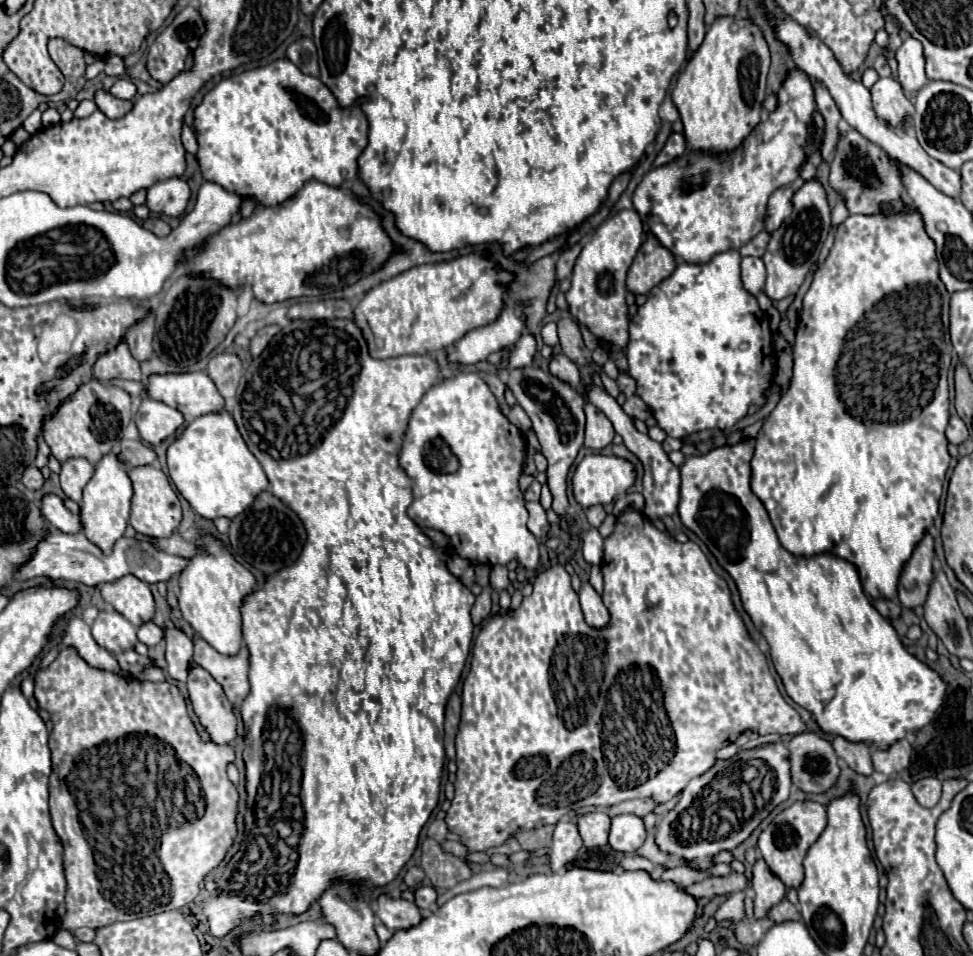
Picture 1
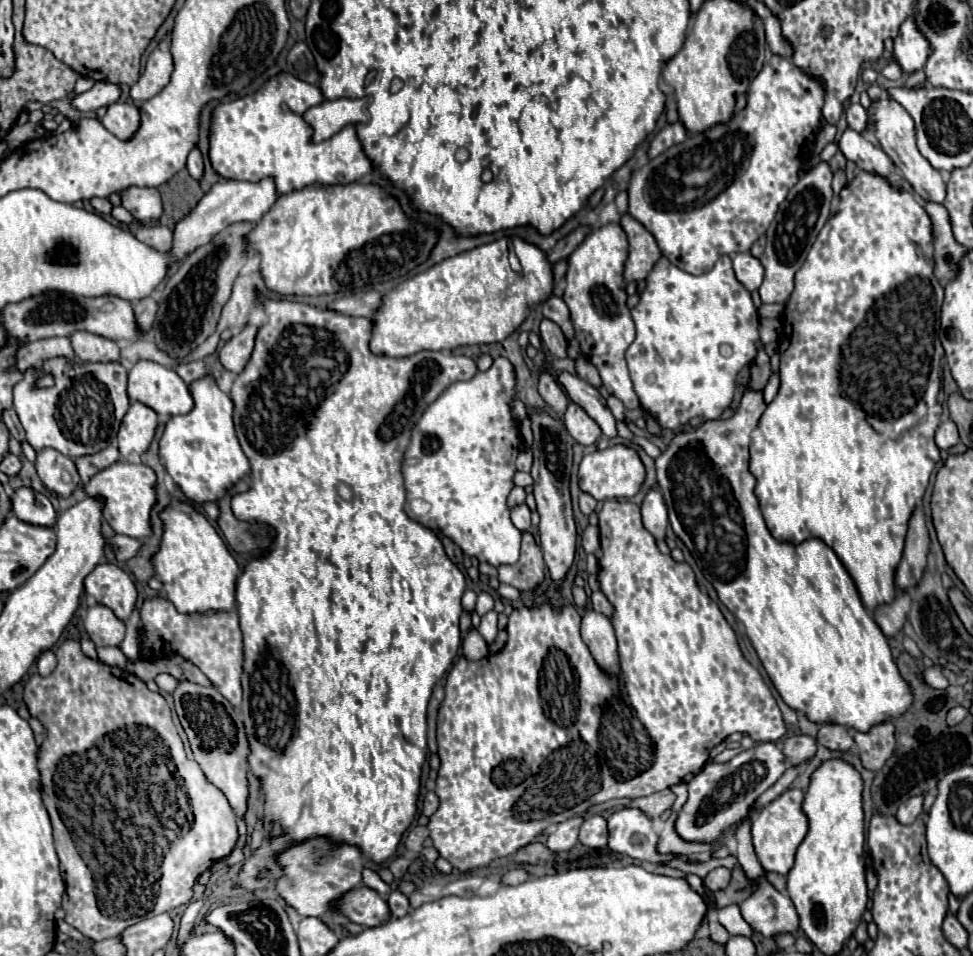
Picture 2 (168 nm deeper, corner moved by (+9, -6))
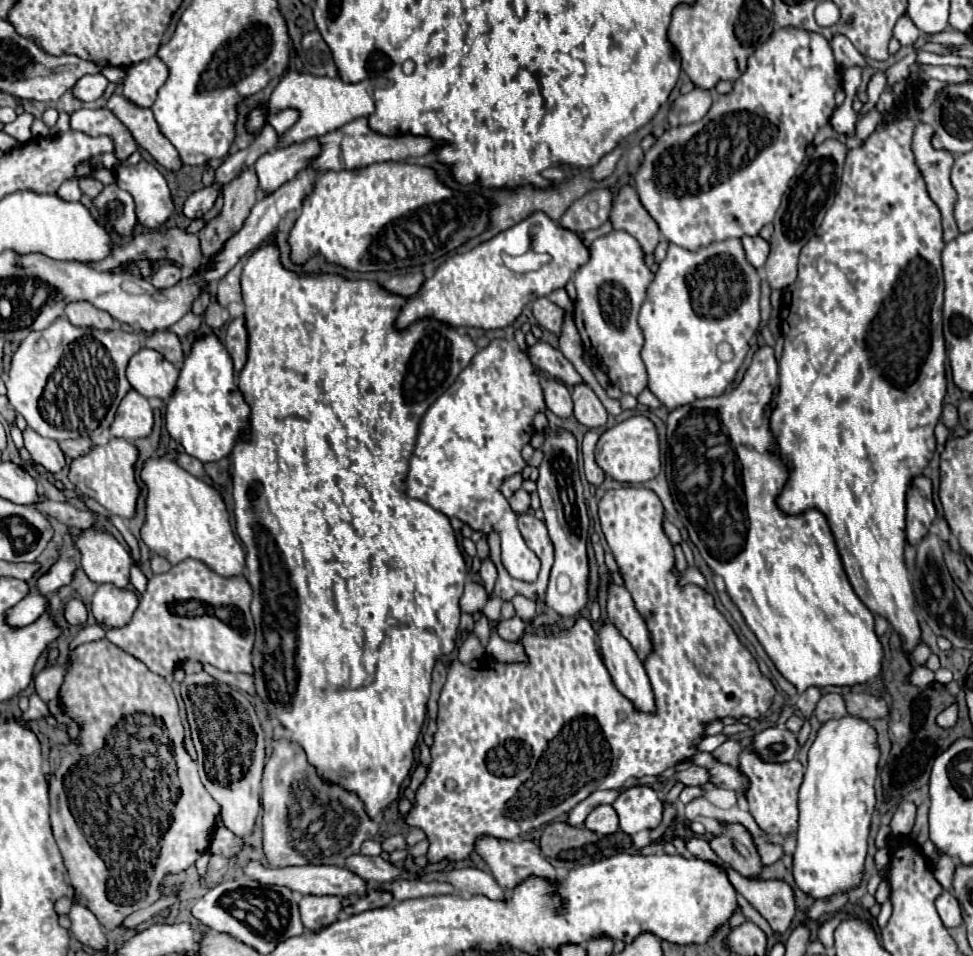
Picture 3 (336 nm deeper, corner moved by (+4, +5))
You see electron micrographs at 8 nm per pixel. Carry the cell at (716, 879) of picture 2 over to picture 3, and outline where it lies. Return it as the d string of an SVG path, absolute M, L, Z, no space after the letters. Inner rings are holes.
M740 824L724 826L724 834L712 838L710 846L724 864L732 866L746 878L754 878L762 868L752 836Z

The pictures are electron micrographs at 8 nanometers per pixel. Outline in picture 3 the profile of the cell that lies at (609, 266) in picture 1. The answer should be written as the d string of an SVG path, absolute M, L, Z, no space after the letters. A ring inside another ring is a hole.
M612 230L596 238L588 250L590 260L574 272L574 284L578 290L574 320L582 346L596 358L600 370L608 374L614 386L618 386L624 394L638 396L646 388L648 380L640 358L644 336L638 326L638 312L646 298L646 288L654 276L644 264L640 244L624 230Z

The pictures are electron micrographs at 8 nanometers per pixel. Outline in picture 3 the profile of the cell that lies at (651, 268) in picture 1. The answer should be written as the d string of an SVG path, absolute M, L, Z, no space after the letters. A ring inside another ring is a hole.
M622 186L614 208L610 212L614 230L624 230L638 240L644 254L652 254L660 242L660 228L640 204L638 194L632 186Z

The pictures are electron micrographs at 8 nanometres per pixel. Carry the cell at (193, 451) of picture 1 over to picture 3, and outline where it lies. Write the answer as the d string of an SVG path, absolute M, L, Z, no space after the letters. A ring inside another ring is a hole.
M214 334L196 340L192 352L184 360L176 392L172 394L164 416L172 440L176 440L186 454L204 464L218 462L232 452L236 440L250 440L248 416L250 408L234 382L234 368L226 348Z

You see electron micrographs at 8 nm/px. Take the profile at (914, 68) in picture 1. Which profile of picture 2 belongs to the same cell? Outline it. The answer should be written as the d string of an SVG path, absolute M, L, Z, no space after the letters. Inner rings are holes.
M907 17L895 37L895 61L903 67L905 73L915 73L923 69L927 57L931 55L931 45L917 29L915 19Z

